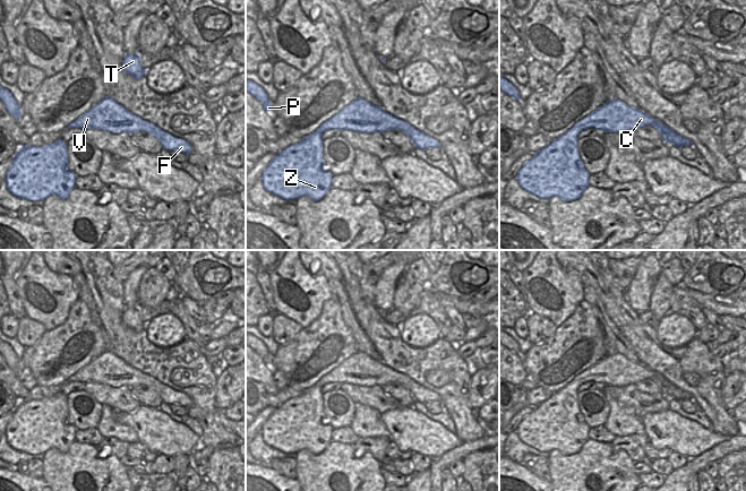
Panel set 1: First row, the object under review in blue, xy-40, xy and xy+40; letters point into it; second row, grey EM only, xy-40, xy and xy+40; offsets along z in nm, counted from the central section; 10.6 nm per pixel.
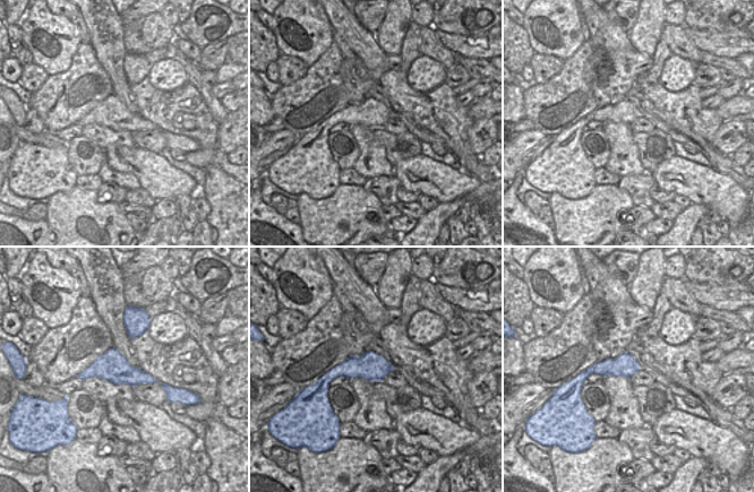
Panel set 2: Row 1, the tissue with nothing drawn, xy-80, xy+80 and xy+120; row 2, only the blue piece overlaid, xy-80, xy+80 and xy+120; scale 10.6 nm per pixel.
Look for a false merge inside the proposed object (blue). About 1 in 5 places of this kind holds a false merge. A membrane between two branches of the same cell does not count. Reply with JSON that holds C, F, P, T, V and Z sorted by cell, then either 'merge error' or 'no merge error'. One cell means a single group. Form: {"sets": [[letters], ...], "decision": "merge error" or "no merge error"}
{"sets": [["C", "F", "P", "T", "V", "Z"]], "decision": "no merge error"}

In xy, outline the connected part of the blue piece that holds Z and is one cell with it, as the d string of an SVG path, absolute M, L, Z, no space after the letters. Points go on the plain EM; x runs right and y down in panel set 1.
M358 351L337 368L321 377L300 396L275 407L260 431L266 445L284 453L297 454L307 449L314 455L320 454L332 441L333 428L324 424L321 387L329 382L372 387L391 382L403 385L414 400L427 404L440 402L440 397L413 381L410 377L393 370L379 360Z

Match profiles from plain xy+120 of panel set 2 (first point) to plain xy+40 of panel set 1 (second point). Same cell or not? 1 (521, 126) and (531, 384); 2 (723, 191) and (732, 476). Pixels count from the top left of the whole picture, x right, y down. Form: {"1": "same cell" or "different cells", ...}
{"1": "same cell", "2": "different cells"}

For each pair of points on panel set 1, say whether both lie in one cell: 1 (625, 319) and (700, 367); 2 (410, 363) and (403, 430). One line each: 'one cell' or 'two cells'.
1: one cell
2: two cells

